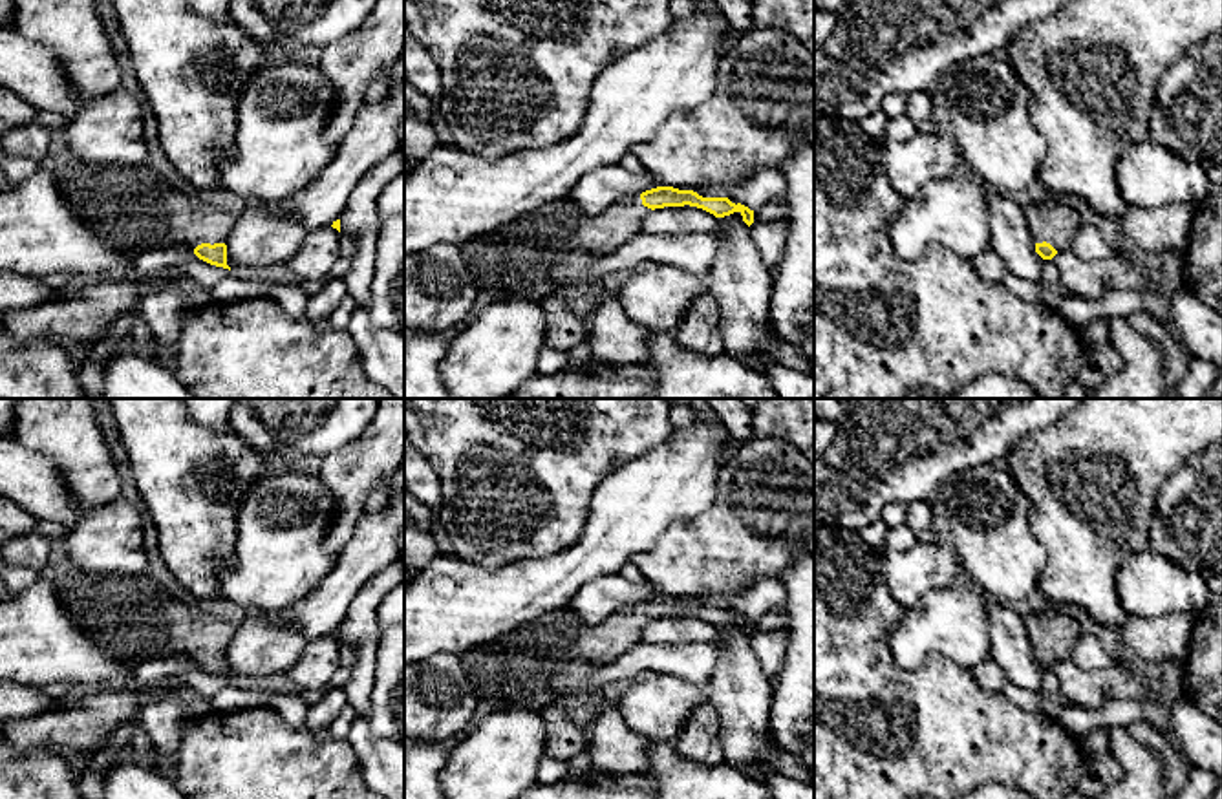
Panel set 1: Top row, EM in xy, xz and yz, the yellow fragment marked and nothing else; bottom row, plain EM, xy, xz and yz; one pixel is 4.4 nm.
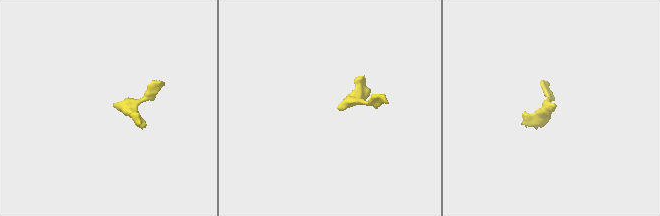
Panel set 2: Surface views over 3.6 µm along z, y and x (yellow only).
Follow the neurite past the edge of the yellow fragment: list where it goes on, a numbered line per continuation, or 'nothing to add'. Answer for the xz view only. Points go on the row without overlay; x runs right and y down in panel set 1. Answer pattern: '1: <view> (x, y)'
1: xz (516, 670)

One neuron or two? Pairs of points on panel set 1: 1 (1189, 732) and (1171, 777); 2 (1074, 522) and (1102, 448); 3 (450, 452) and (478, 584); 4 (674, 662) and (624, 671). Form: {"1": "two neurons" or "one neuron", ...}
{"1": "two neurons", "2": "one neuron", "3": "two neurons", "4": "one neuron"}

